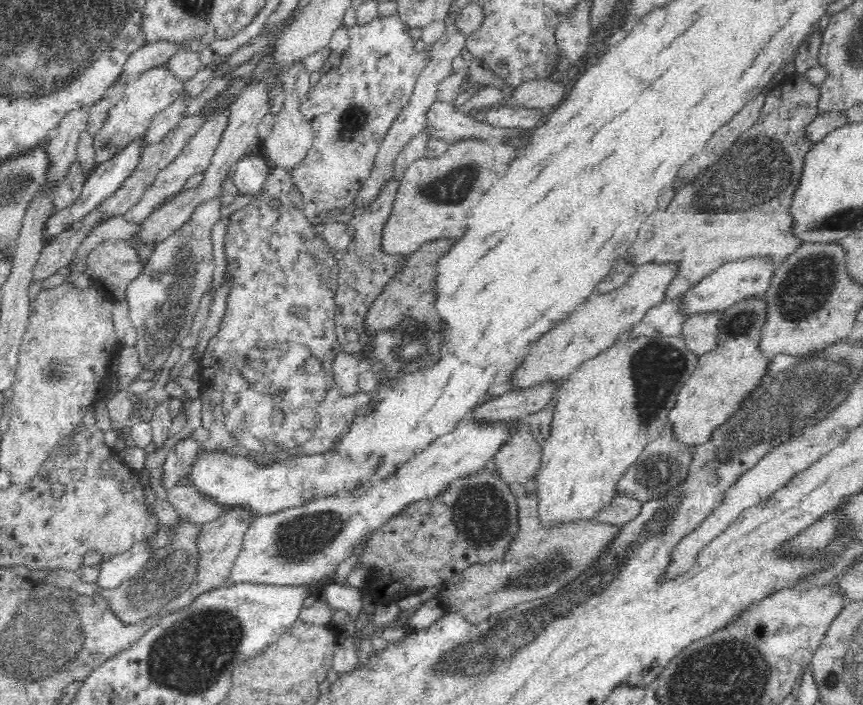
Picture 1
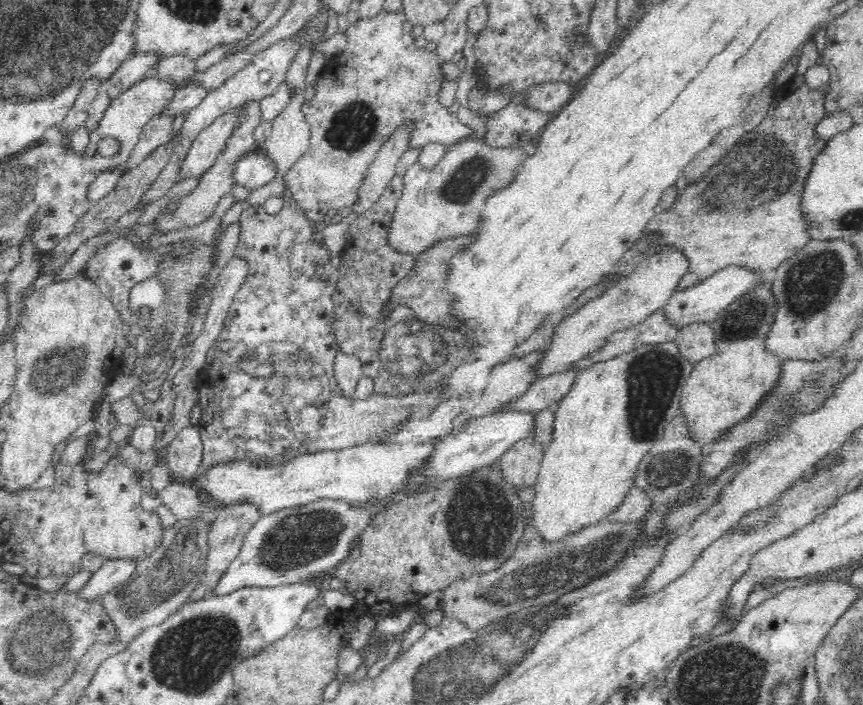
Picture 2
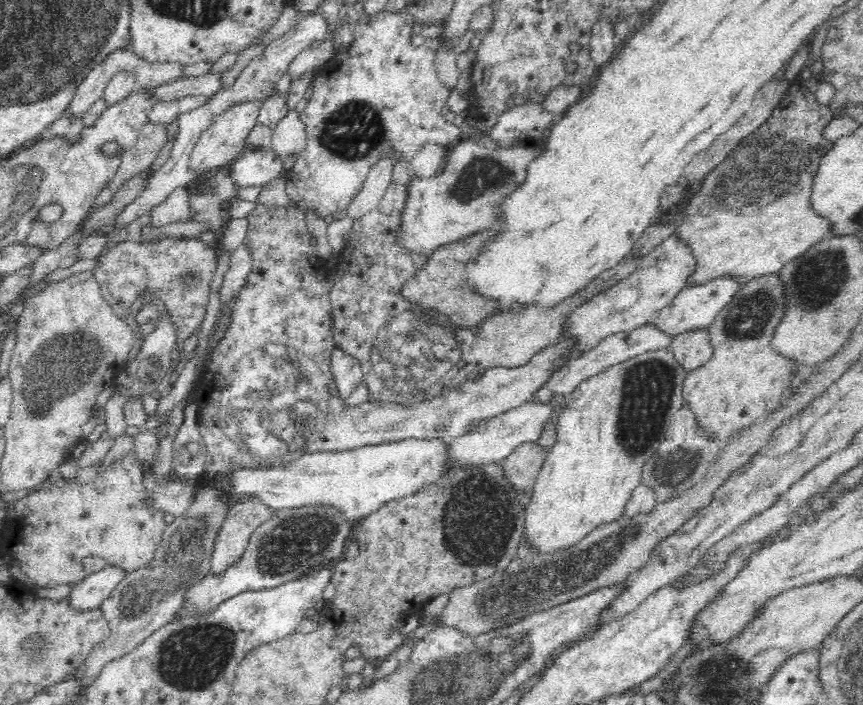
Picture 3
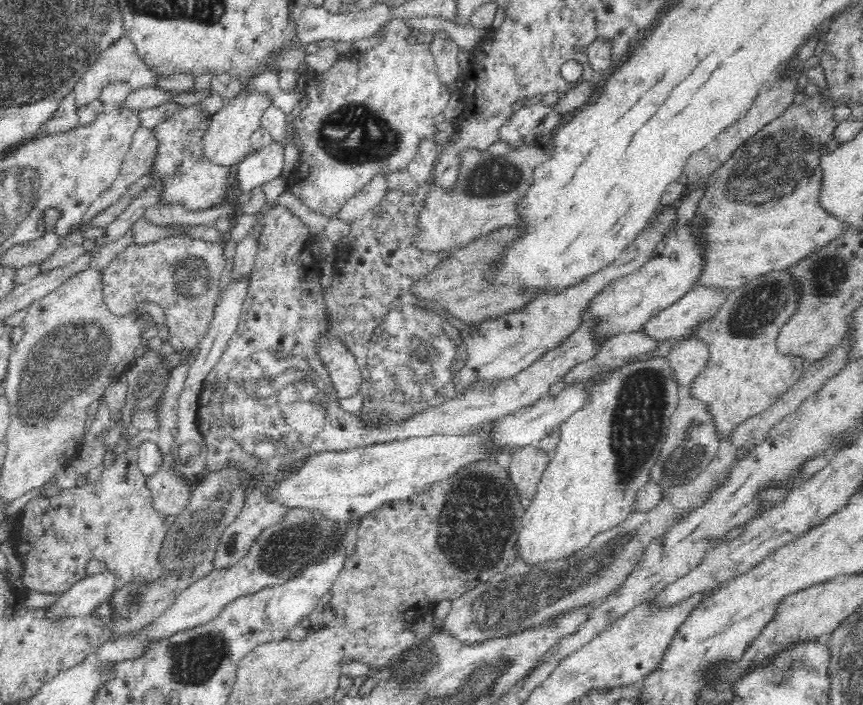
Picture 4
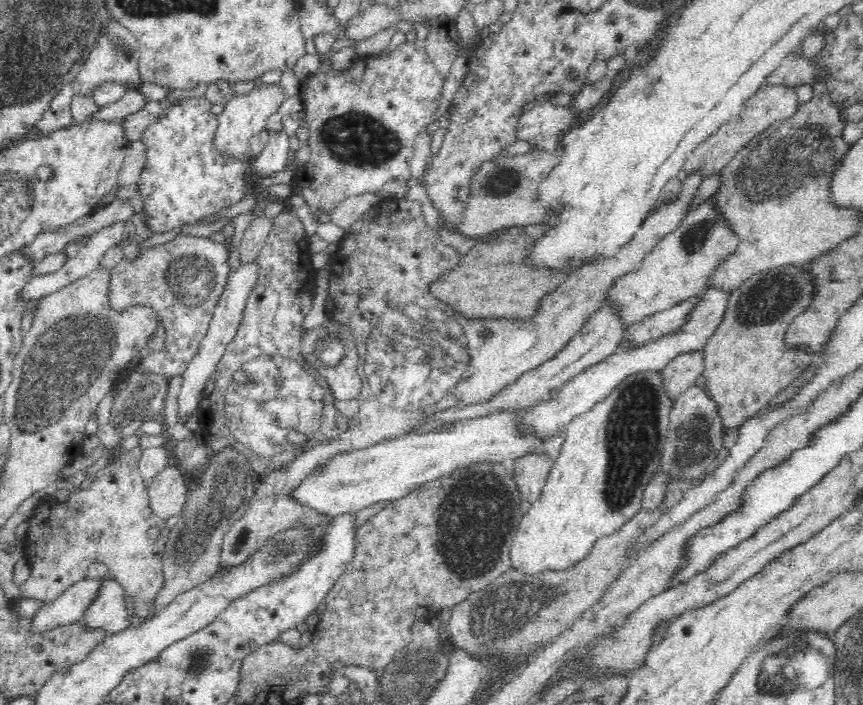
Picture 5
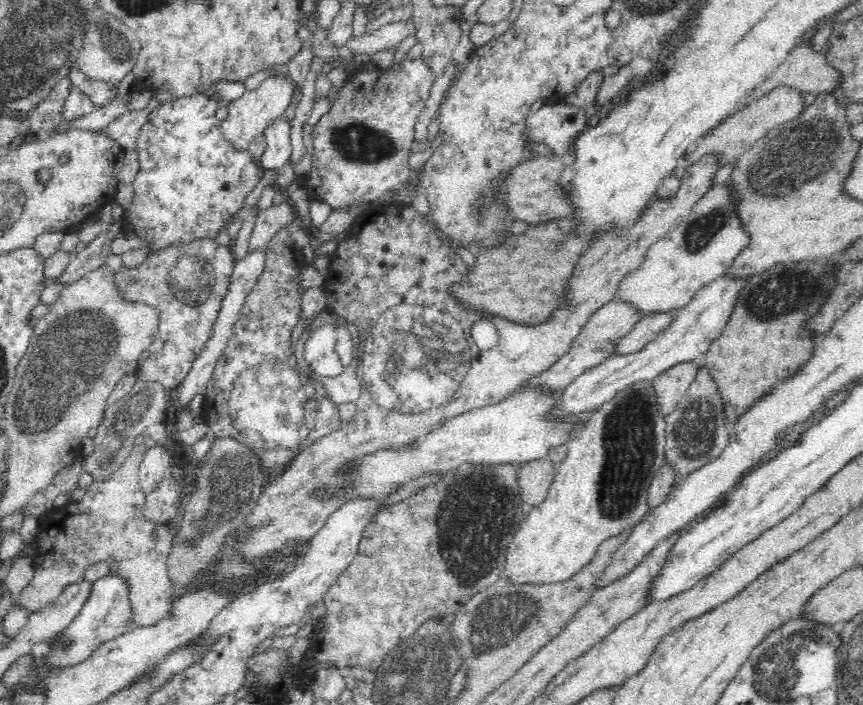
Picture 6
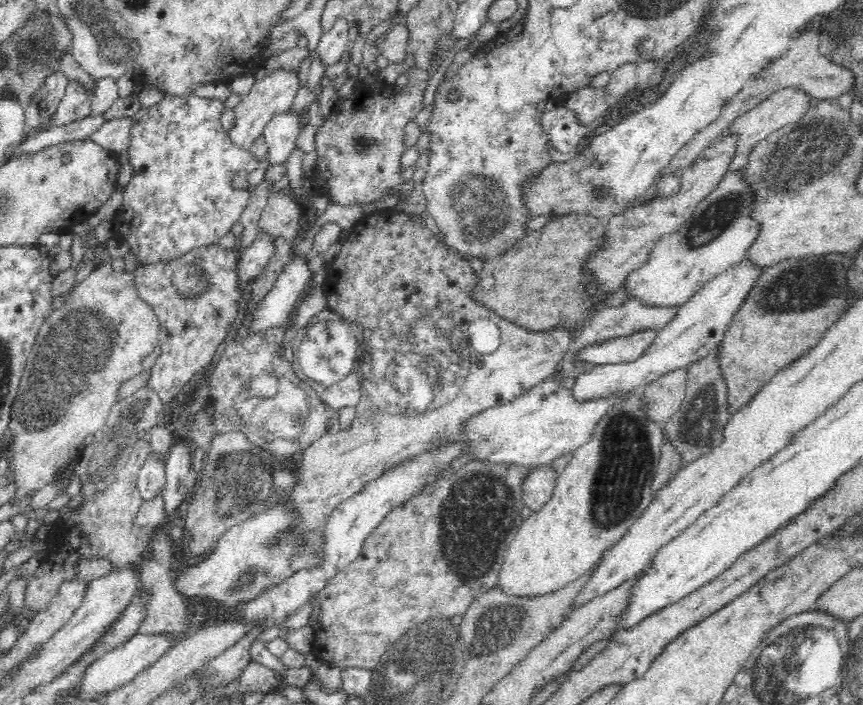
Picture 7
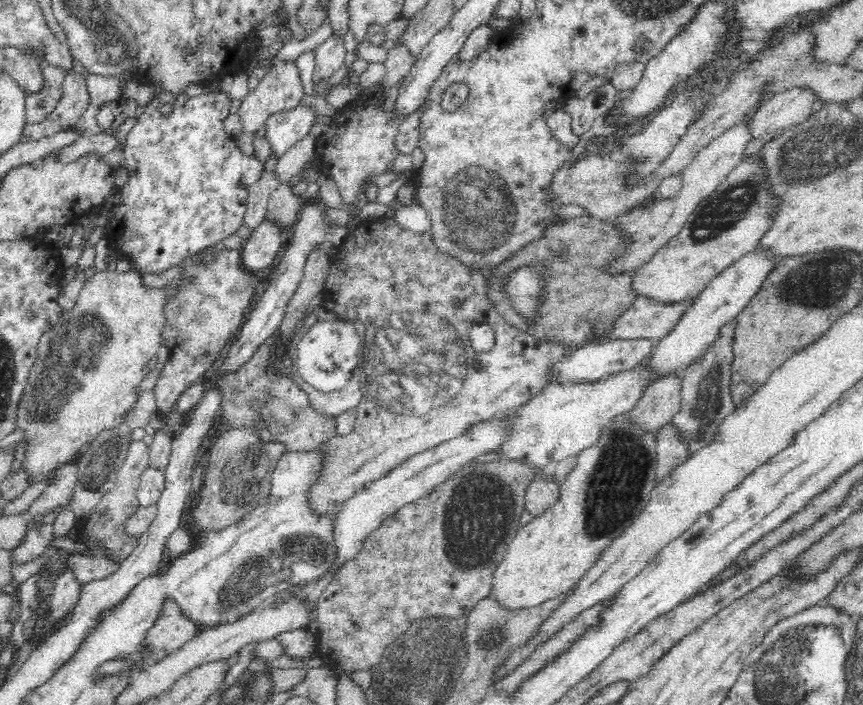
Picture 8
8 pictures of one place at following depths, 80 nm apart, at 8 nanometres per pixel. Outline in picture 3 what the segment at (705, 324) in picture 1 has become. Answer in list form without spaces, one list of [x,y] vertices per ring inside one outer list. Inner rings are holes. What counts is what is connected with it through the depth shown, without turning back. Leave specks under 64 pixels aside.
[[[698,327],[677,334],[673,337],[670,348],[688,372],[706,362],[714,352],[707,327]]]

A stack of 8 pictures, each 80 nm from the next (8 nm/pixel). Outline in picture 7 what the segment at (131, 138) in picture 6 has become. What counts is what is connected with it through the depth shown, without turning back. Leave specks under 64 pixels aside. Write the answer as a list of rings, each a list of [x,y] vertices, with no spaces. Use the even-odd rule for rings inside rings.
[[[114,118],[107,121],[90,138],[116,153],[128,151],[133,129],[139,124],[134,118]]]

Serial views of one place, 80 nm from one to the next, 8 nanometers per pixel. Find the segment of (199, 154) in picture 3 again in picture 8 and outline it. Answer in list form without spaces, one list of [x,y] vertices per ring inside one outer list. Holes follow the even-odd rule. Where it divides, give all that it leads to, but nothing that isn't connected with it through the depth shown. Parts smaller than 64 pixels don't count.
[[[284,60],[271,66],[265,71],[265,75],[260,80],[260,83],[254,87],[254,90],[248,91],[248,94],[242,99],[238,117],[242,130],[240,134],[233,138],[235,144],[248,156],[254,155],[254,140],[256,132],[262,130],[266,125],[266,120],[271,115],[284,113],[298,107],[300,100],[304,96],[304,88],[300,80],[300,74],[295,61]]]

